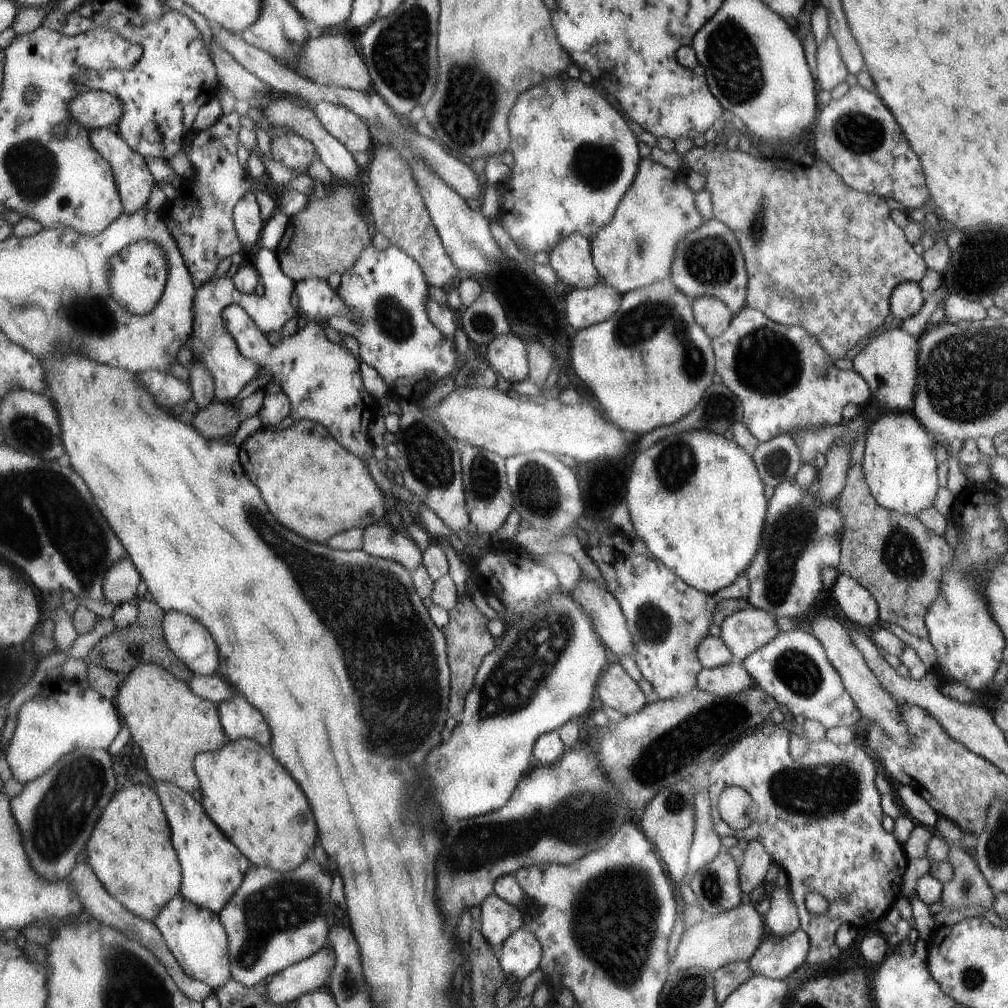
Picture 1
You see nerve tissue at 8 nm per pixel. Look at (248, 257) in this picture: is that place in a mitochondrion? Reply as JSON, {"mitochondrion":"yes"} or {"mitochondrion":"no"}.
{"mitochondrion":"no"}

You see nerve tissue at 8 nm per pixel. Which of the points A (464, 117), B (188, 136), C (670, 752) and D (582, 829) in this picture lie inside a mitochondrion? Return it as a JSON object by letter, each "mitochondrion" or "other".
{"A":"mitochondrion","B":"other","C":"mitochondrion","D":"other"}

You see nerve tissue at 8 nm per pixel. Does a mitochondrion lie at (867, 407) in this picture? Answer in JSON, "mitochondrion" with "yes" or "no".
{"mitochondrion":"no"}

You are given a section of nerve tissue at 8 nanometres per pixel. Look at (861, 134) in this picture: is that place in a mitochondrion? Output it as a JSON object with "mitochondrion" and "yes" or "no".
{"mitochondrion":"yes"}

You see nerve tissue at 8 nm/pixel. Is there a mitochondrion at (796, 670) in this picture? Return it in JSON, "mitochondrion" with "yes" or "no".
{"mitochondrion":"yes"}

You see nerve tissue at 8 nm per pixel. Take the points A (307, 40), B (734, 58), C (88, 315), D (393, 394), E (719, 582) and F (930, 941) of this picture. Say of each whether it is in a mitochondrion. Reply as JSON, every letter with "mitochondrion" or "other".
{"A":"other","B":"mitochondrion","C":"mitochondrion","D":"other","E":"other","F":"other"}

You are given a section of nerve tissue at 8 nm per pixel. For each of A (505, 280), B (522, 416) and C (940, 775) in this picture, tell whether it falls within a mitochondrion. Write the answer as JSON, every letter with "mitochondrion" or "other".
{"A":"other","B":"other","C":"other"}

